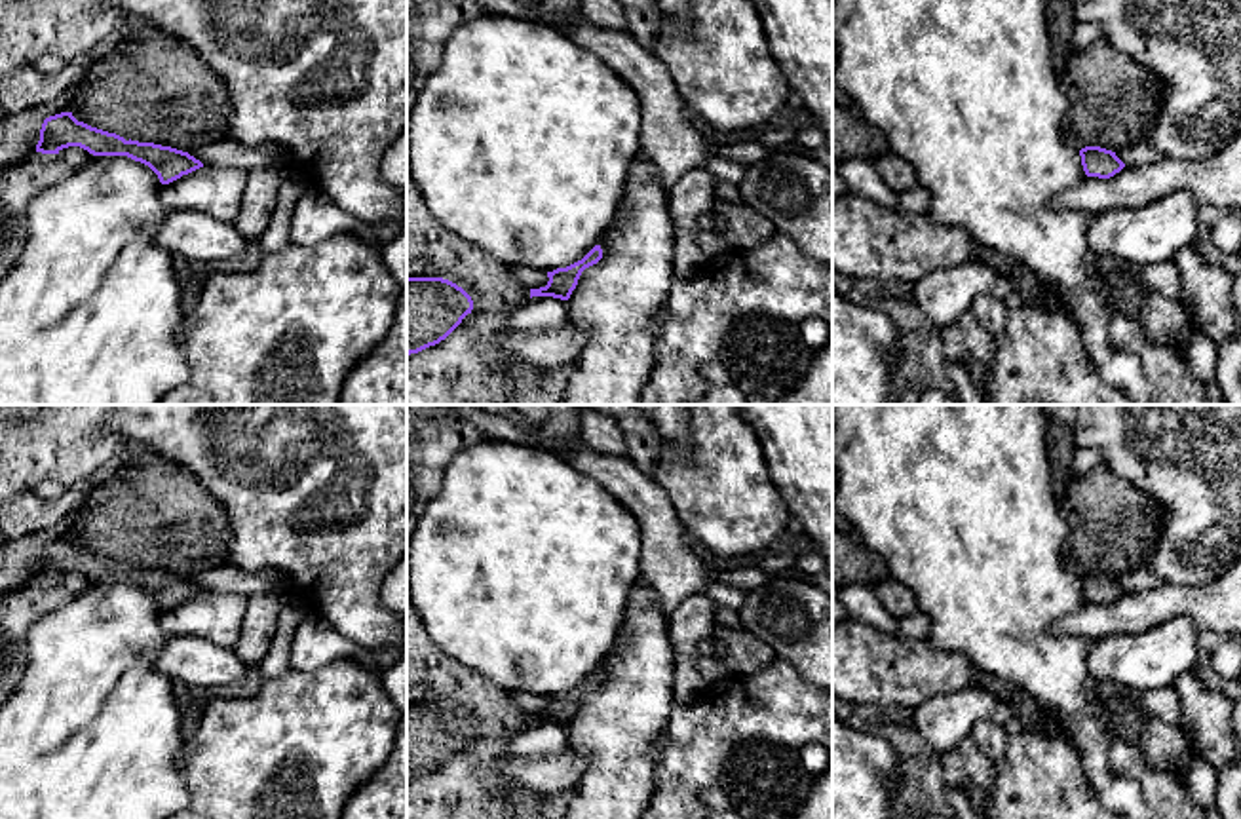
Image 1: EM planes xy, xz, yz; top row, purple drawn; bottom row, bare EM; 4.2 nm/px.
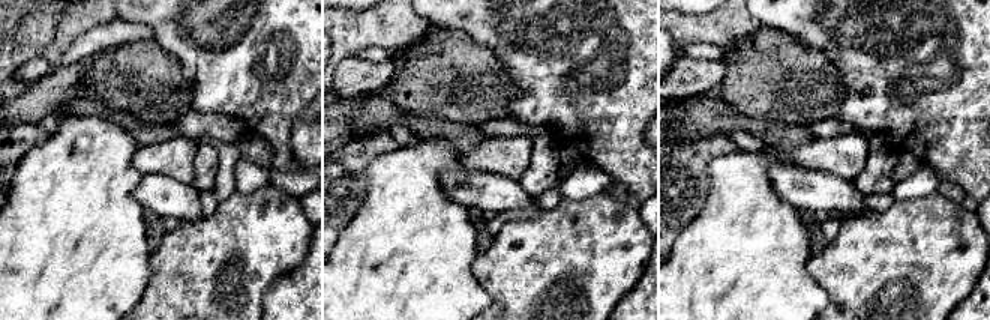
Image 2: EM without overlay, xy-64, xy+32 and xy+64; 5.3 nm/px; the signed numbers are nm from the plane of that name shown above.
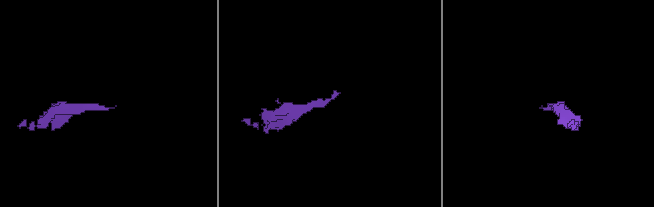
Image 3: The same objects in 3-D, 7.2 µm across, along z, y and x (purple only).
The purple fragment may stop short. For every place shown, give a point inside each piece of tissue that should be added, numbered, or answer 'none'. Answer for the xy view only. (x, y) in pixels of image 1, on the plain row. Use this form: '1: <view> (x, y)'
none

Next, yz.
none

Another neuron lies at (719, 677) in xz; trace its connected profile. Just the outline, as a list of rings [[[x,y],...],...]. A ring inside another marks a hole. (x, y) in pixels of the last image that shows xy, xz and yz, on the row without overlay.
[[[715,656],[701,657],[697,671],[707,684],[707,690],[715,694],[726,692],[735,680],[734,671]]]

